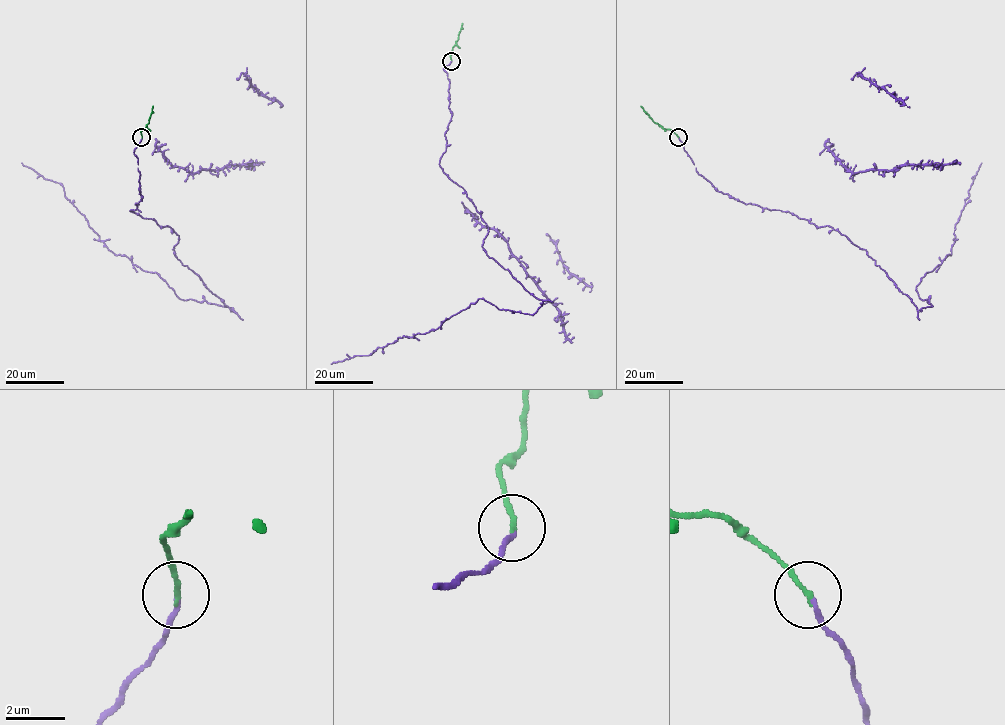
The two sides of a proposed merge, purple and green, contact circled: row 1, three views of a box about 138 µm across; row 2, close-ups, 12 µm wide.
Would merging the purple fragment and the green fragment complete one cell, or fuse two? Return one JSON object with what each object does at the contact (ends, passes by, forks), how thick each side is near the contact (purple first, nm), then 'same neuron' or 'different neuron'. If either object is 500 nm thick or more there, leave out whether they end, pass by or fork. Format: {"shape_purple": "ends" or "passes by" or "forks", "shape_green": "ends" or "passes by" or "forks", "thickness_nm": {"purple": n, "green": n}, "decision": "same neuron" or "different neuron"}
{"shape_purple": "ends", "shape_green": "ends", "thickness_nm": {"purple": 160, "green": 170}, "decision": "same neuron"}

